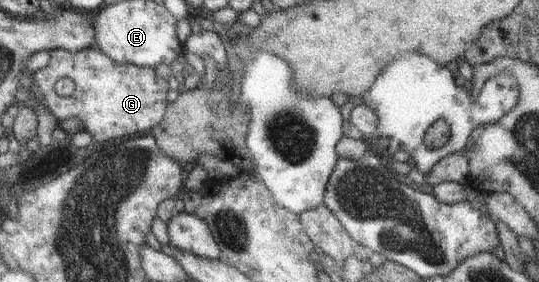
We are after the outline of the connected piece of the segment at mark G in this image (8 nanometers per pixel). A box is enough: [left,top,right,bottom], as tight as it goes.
[29,46,169,141]

